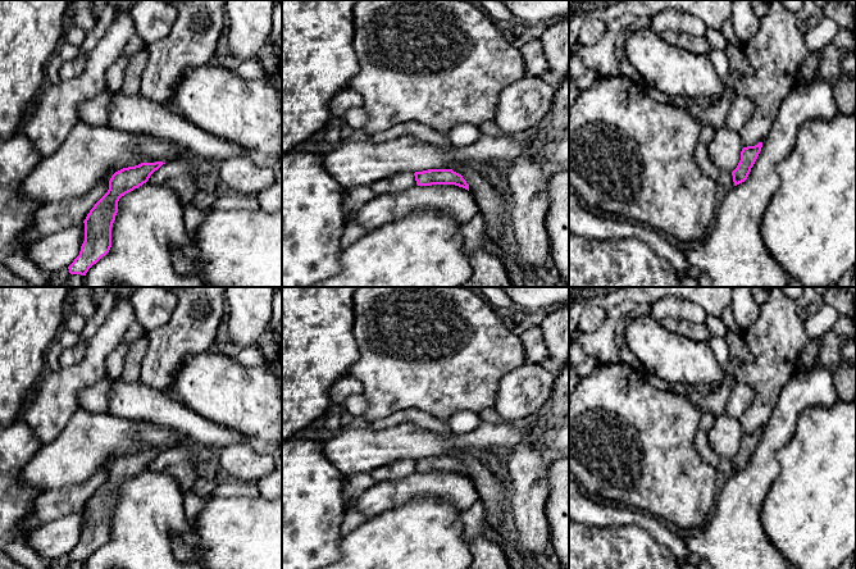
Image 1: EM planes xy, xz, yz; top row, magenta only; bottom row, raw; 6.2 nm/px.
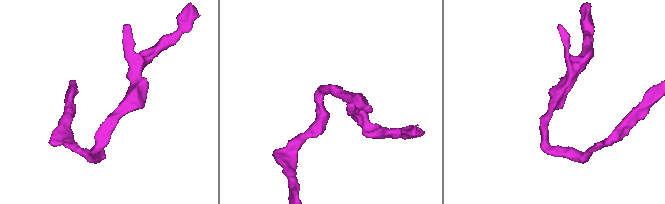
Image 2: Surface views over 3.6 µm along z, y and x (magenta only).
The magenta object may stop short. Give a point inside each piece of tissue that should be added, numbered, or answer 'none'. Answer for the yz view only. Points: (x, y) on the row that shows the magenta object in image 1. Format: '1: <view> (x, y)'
none

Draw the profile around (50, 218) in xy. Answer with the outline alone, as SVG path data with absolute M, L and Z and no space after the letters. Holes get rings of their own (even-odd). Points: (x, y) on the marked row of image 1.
M109 181L96 185L82 196L44 204L23 231L23 241L33 243L42 237L83 223L94 205L108 192Z

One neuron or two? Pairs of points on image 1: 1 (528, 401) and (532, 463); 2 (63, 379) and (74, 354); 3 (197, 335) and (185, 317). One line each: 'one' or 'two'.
1: two
2: two
3: one

